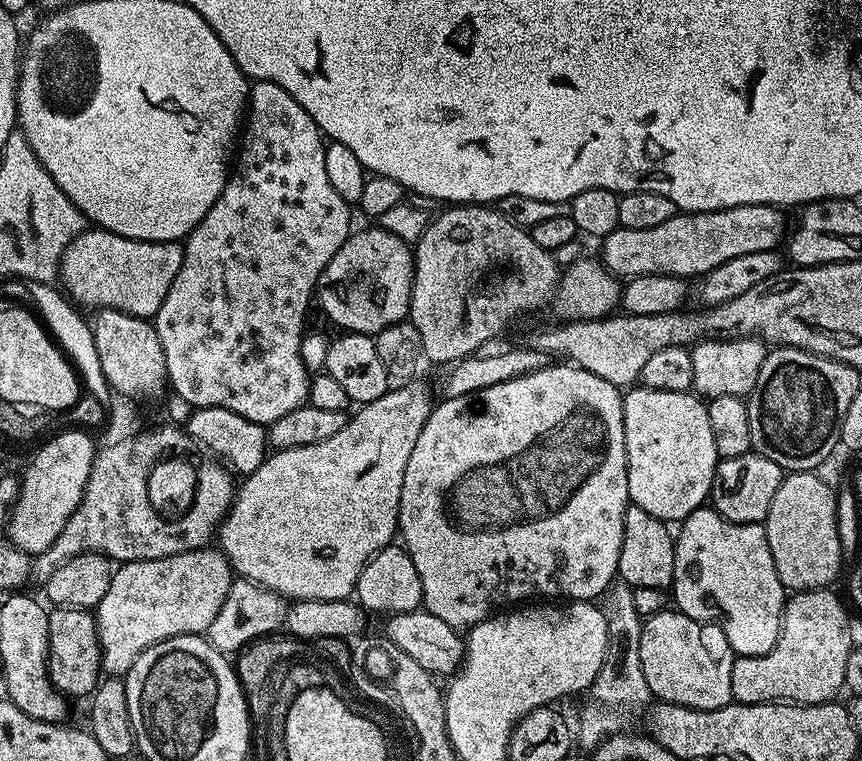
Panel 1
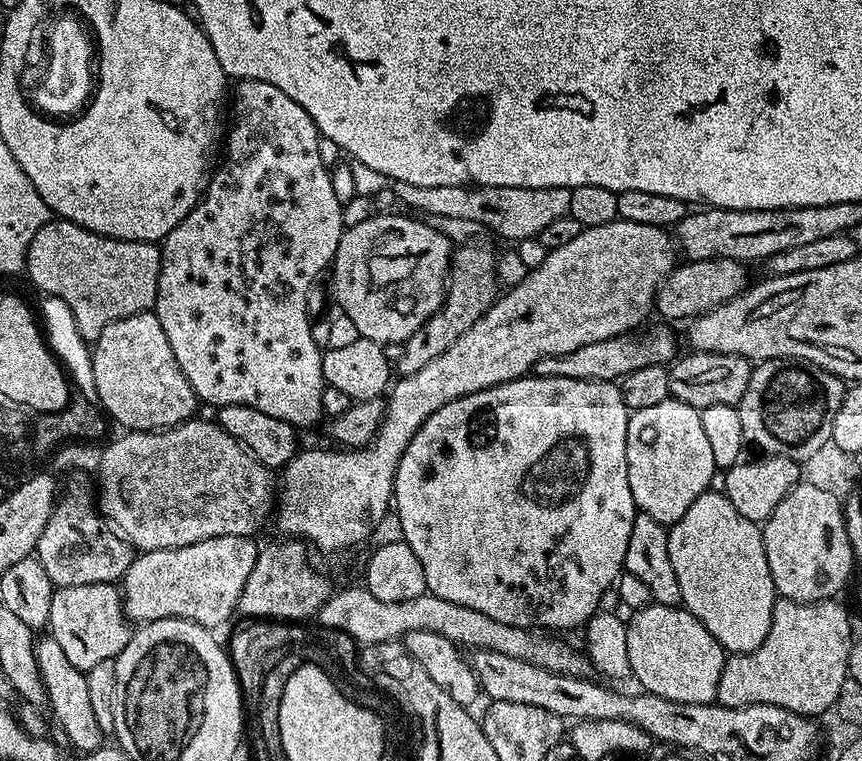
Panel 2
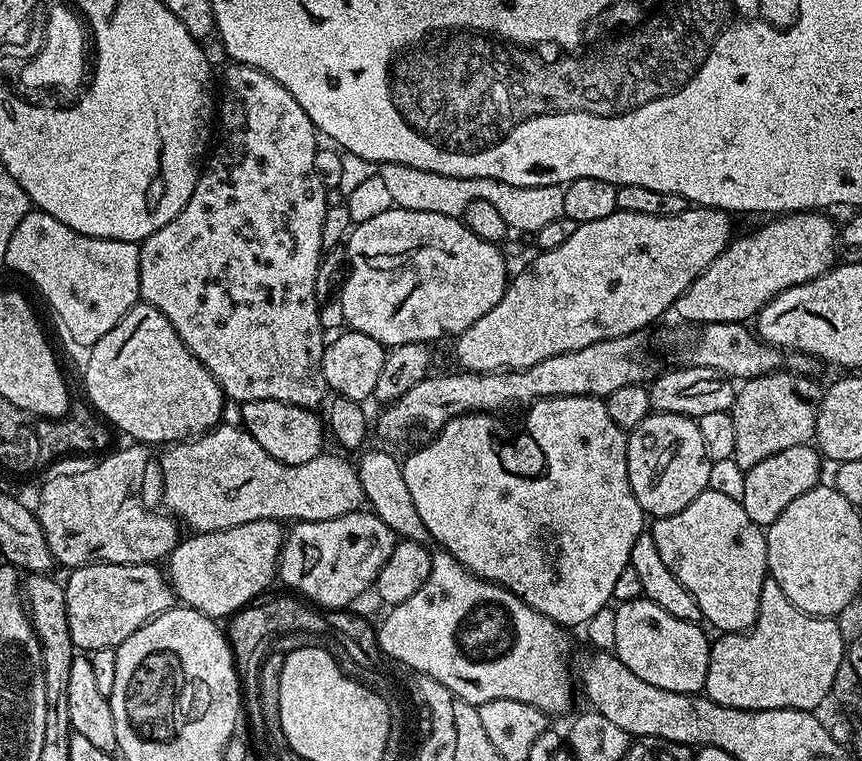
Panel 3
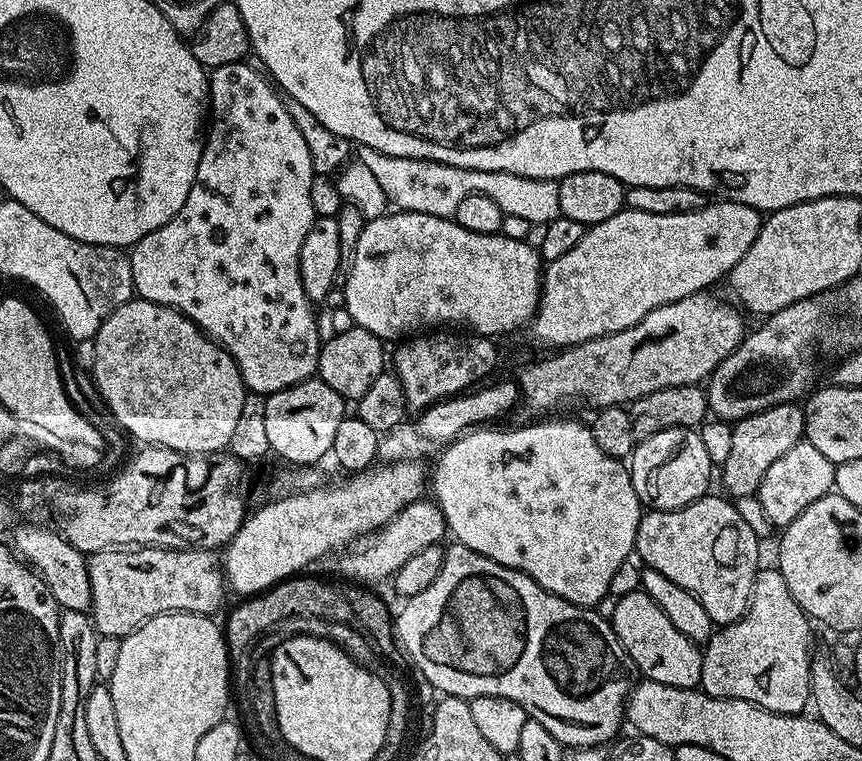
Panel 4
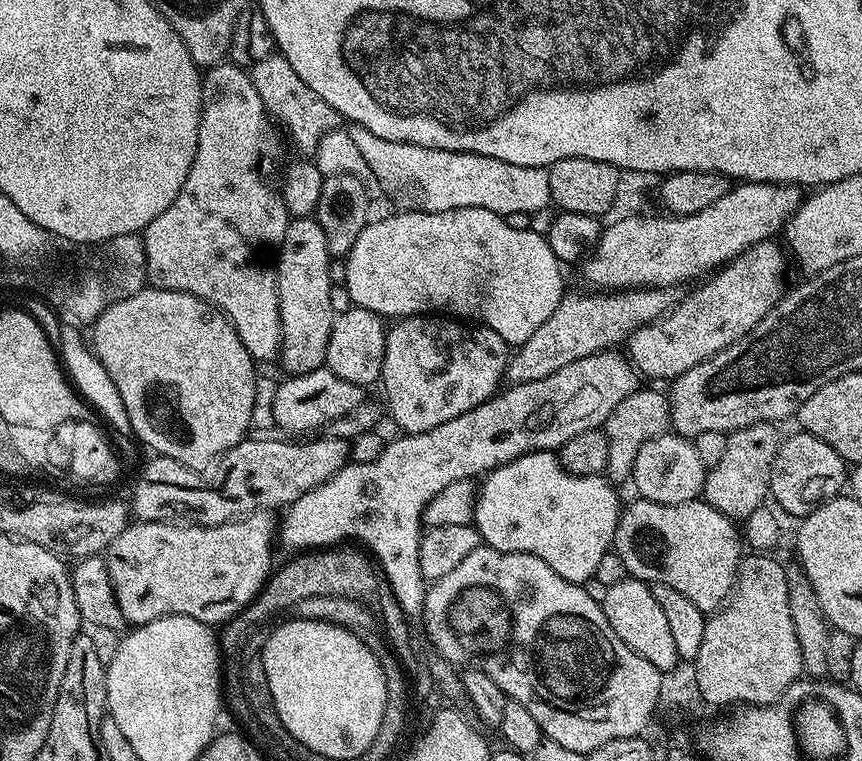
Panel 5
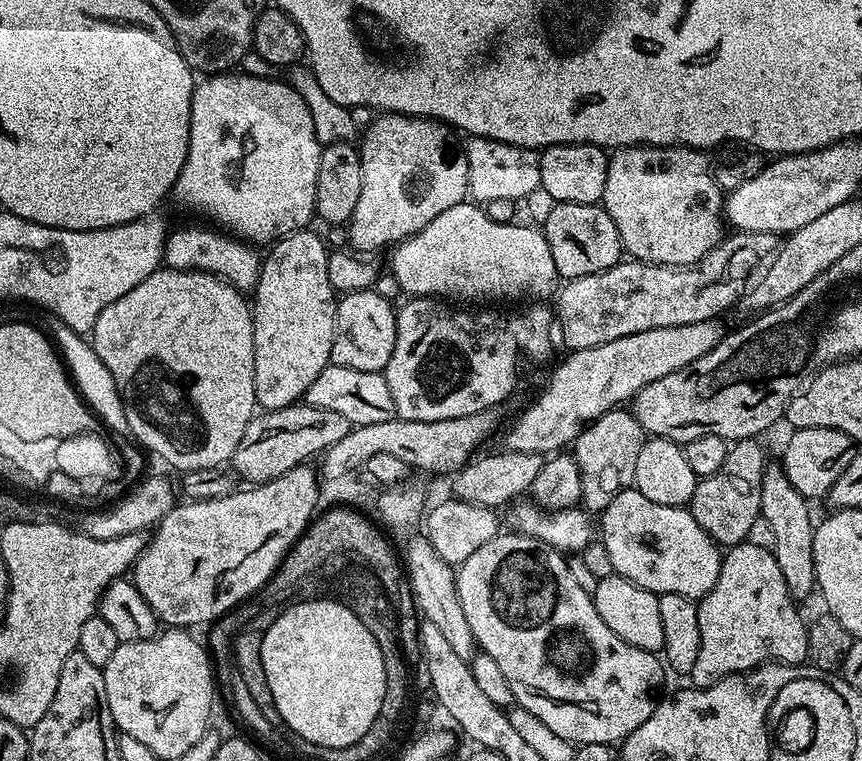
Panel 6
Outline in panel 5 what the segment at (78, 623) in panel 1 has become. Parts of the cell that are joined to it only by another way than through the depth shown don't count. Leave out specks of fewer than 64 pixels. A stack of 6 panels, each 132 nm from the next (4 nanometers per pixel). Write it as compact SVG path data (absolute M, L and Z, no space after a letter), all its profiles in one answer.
M257 510L249 512L247 516L241 516L226 524L215 524L213 528L205 528L202 524L184 524L181 526L176 522L167 521L133 521L129 523L126 530L122 530L118 537L114 538L114 542L110 544L106 553L106 563L108 565L108 577L112 583L114 594L118 598L118 606L122 610L125 621L129 625L139 626L141 624L149 624L163 616L189 616L198 622L209 626L220 626L232 619L243 611L252 600L256 599L256 595L260 593L260 589L264 587L264 581L268 579L273 571L272 564L272 540L277 539L278 524L274 519L273 513L268 510Z

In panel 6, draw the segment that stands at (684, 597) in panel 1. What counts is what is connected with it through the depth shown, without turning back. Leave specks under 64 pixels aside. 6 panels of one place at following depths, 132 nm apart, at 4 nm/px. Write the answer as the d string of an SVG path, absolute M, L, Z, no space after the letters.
M635 486L622 490L610 506L606 506L598 516L598 538L610 553L612 571L617 576L624 576L630 582L642 586L657 594L682 594L686 598L699 602L710 590L714 590L714 582L718 582L721 545L694 522L691 511L687 507L662 506L658 502L650 502L646 494L642 494Z

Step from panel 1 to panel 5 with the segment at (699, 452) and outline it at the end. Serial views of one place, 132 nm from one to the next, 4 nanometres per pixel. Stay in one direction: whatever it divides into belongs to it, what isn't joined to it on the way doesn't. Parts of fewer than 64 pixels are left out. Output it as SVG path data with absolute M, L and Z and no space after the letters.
M665 434L646 442L638 450L638 458L632 467L631 479L636 480L636 488L641 497L646 500L653 500L659 504L681 504L697 499L704 491L704 478L706 469L702 458L698 458L698 450L695 443L687 436L679 434Z

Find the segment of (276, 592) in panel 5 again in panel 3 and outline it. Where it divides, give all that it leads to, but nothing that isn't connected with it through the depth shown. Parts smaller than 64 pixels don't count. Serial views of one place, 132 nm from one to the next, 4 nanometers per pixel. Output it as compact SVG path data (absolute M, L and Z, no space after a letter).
M284 594L288 596L276 596L265 604L261 602L245 606L235 613L227 621L226 635L228 647L232 650L232 661L236 663L236 675L240 678L240 687L246 684L260 684L260 667L264 664L264 657L269 651L271 642L275 636L284 636L287 632L304 632L312 637L317 630L332 628L341 634L353 636L361 635L362 628L358 621L351 616L348 610L321 611L319 607L305 602L299 595Z

